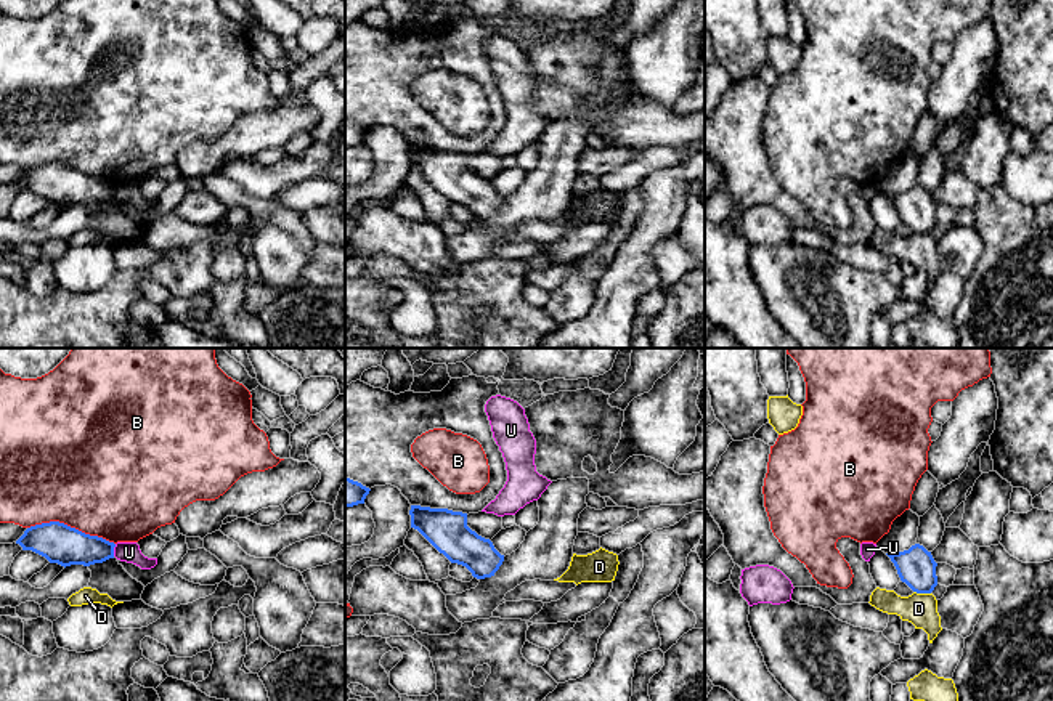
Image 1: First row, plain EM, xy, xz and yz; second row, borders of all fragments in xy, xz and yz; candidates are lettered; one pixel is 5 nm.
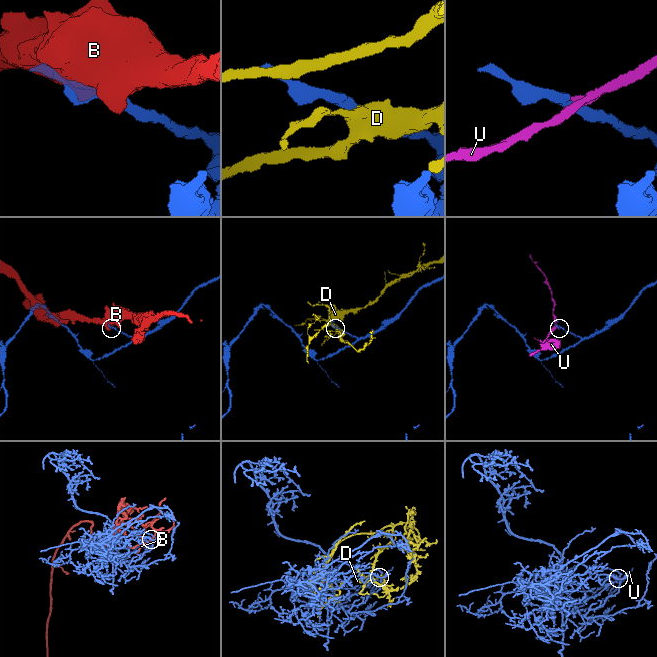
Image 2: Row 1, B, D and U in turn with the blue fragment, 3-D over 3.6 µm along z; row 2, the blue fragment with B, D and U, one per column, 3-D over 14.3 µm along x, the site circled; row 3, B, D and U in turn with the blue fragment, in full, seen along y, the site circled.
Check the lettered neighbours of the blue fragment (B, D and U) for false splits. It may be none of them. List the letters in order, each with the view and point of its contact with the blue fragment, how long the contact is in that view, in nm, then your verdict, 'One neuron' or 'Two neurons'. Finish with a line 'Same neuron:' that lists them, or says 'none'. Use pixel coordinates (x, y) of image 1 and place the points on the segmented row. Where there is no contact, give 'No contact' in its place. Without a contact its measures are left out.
B: Touches blue at xy (69, 526). Shared border 440 nm. Two neurons
D: Touches blue at yz (922, 592). Shared border 90 nm. Two neurons
U: Touches blue at xy (113, 551). Shared border 70 nm. Two neurons
Same neuron: none

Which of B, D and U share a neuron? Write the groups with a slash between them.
B / D / U

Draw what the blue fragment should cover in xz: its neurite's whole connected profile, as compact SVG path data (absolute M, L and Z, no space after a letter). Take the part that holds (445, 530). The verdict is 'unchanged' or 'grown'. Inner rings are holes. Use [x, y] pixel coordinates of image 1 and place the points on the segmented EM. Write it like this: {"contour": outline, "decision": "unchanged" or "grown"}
{"contour": "M411 505L411 528L417 529L451 563L466 566L474 577L494 576L504 561L490 539L467 526L467 513Z", "decision": "unchanged"}

